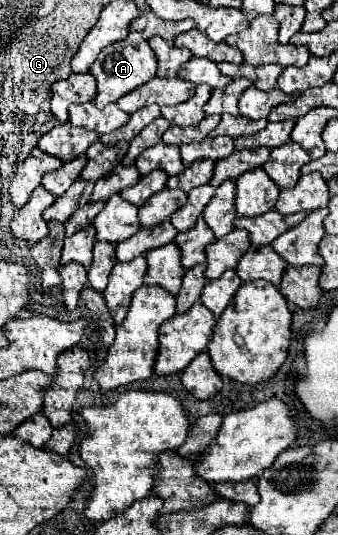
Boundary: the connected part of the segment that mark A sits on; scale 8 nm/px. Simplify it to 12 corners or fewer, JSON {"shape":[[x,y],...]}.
{"shape":[[139,32],[107,46],[89,72],[95,106],[149,82],[157,56]]}

